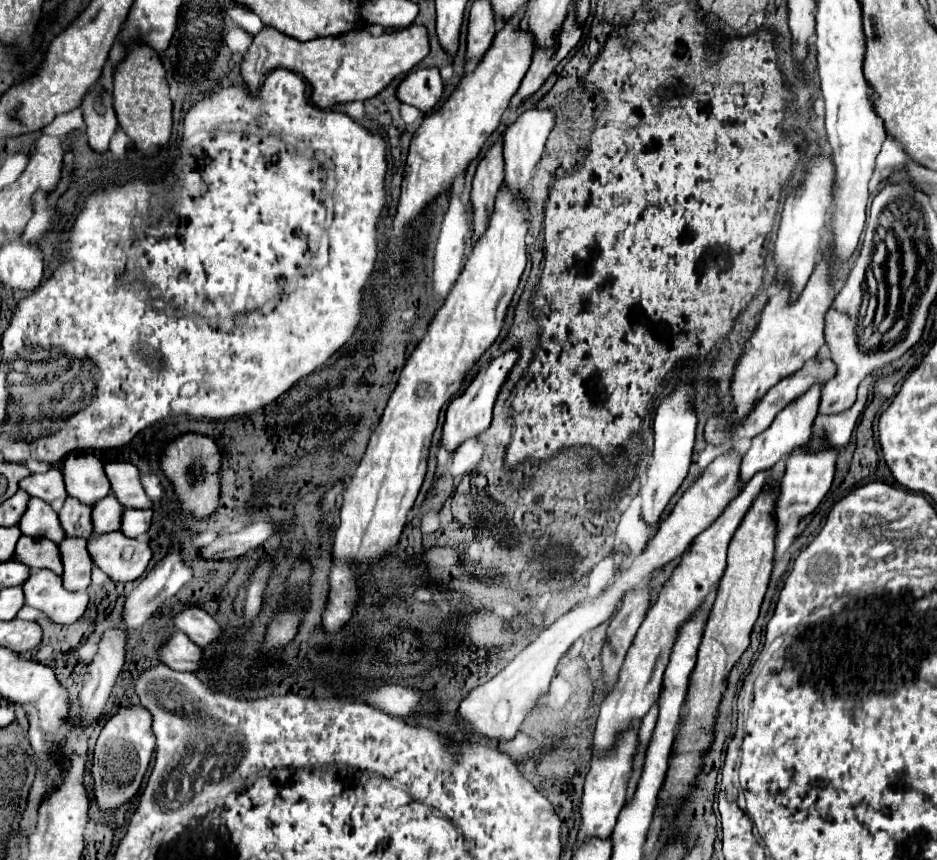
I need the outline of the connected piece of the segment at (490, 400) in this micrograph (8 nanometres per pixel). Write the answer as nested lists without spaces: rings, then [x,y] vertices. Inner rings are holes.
[[[510,350],[494,360],[490,360],[478,374],[476,378],[472,380],[472,384],[460,394],[456,396],[456,400],[450,402],[448,410],[446,410],[446,422],[444,422],[444,428],[442,428],[442,446],[446,448],[446,452],[454,452],[464,440],[468,438],[478,438],[492,422],[492,406],[494,406],[494,400],[500,392],[500,386],[504,384],[506,376],[510,374],[512,366],[516,364],[518,360],[518,352],[516,350]]]

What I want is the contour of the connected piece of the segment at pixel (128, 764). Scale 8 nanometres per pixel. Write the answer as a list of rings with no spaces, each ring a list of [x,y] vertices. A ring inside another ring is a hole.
[[[120,706],[120,710],[108,718],[98,736],[92,760],[94,796],[98,800],[102,816],[114,814],[124,802],[128,802],[138,792],[142,778],[148,770],[154,746],[156,738],[152,730],[152,718],[144,706]]]

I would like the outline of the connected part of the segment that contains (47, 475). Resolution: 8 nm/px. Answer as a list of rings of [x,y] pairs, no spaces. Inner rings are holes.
[[[50,468],[44,474],[30,474],[24,480],[20,480],[20,488],[24,492],[28,492],[30,496],[42,498],[46,502],[54,502],[54,500],[64,500],[68,494],[64,490],[64,482],[62,482],[62,472],[60,468]]]

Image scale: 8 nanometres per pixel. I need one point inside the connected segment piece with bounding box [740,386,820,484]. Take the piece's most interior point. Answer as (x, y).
(791, 429)

